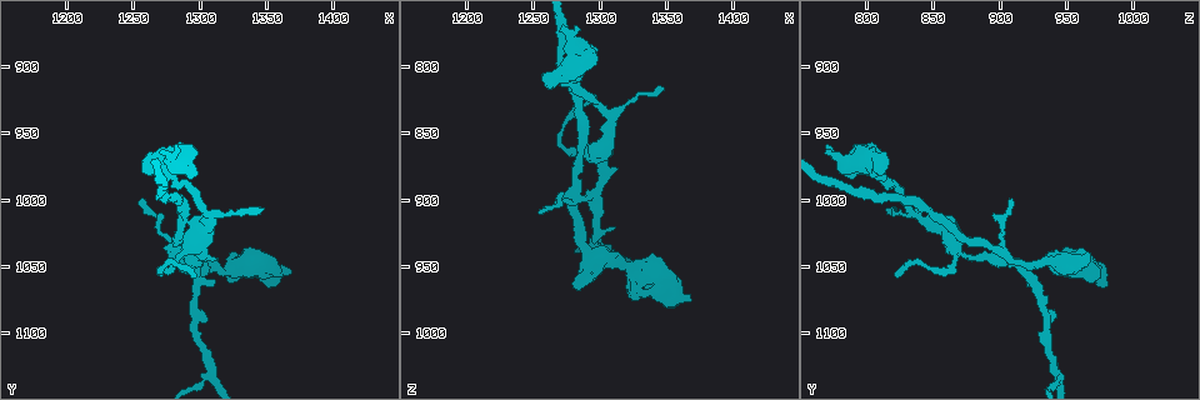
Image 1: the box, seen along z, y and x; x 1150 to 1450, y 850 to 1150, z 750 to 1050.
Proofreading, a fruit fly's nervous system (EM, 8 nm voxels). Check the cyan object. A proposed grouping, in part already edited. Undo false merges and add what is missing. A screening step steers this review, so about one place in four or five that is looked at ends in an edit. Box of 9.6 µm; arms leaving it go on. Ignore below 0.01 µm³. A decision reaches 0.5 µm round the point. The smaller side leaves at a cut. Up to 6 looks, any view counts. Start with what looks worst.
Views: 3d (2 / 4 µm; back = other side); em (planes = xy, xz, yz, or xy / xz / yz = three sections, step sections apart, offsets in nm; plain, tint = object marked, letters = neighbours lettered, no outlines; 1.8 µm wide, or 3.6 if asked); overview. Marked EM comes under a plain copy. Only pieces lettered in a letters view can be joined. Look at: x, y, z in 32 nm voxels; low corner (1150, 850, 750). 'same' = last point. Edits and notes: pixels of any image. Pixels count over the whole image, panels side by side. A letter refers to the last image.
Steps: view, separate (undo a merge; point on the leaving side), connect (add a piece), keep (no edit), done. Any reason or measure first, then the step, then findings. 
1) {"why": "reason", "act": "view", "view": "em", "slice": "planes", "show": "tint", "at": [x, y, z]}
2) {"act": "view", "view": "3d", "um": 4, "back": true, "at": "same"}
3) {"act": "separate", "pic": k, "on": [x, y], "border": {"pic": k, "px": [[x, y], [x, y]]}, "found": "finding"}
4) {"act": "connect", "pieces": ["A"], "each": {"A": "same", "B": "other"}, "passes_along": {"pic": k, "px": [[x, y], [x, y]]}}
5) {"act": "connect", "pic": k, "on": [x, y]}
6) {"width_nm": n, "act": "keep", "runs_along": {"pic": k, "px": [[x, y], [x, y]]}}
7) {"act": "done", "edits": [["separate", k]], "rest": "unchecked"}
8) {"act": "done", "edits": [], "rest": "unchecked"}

{"why": "calibre changes", "act": "view", "view": "em", "slice": "xy", "step": 16, "show": "letters", "at": [1294, 1046, 944]}

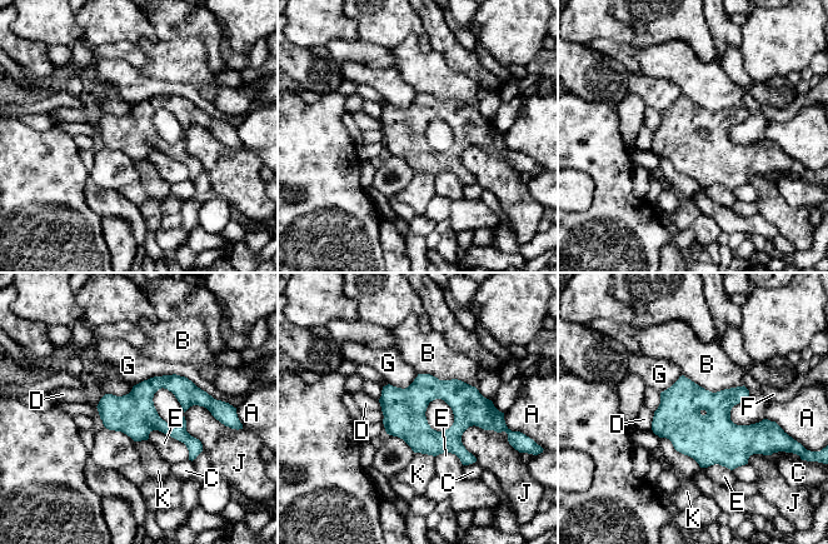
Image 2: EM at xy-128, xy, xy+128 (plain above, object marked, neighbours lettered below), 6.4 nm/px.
{"width_nm": 280, "act": "keep", "each": {"A": "other", "B": "other", "C": "other", "D": "other", "E": "other", "F": "other", "G": "other", "J": "other", "K": "other"}, "found": "continuous, no second cell"}

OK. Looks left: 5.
{"why": "free end", "act": "view", "view": "3d", "um": 4, "at": [1282, 958, 770]}

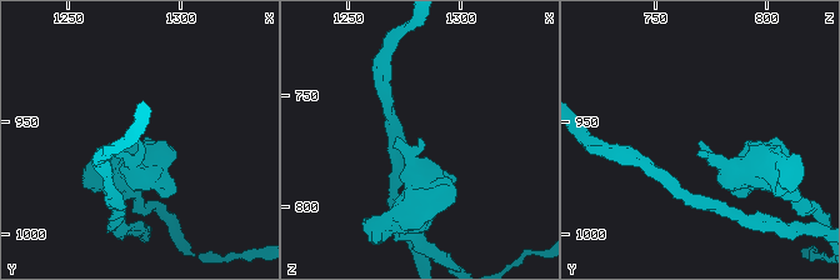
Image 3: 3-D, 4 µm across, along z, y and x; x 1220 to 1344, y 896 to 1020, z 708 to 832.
{"why": "shape alone is not enough", "act": "view", "view": "em", "slice": "planes", "show": "letters", "at": [1281, 958, 770]}

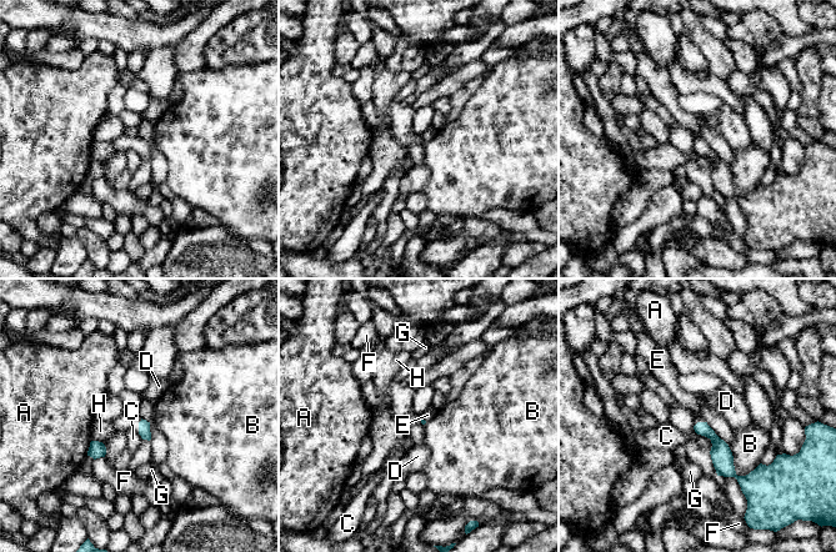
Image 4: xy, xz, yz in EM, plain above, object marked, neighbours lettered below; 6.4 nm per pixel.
{"act": "keep", "each": {"A": "other", "B": "other", "C": "other", "D": "other", "E": "other", "F": "other", "G": "other", "H": "other"}, "runs_along": {"pic": 4, "px": [[700, 425], [741, 480]]}, "found": "no lettered piece goes on from it"}

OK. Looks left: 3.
{"why": "an open end", "act": "view", "view": "em", "slice": "xz", "step": 4, "show": "letters", "at": [1368, 1054, 972]}

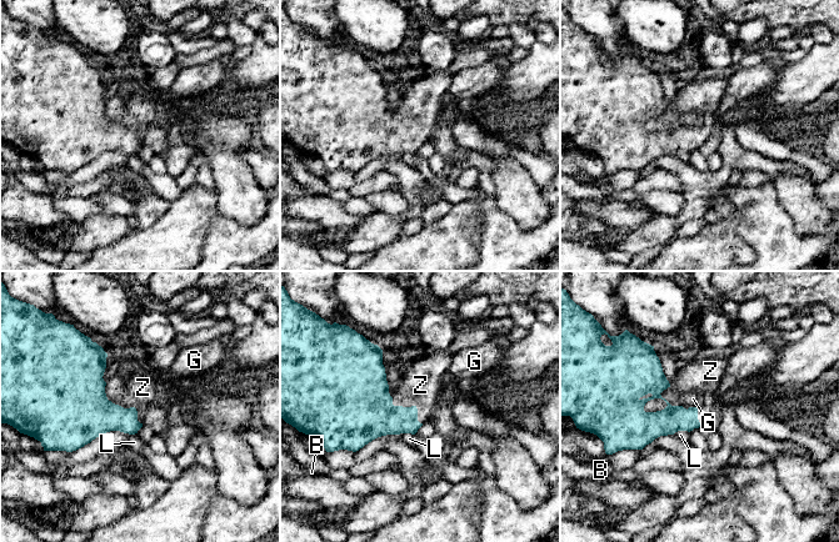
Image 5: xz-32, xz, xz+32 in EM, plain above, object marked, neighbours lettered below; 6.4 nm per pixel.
{"act": "view", "view": "em", "slice": "planes", "show": "letters", "at": "same"}

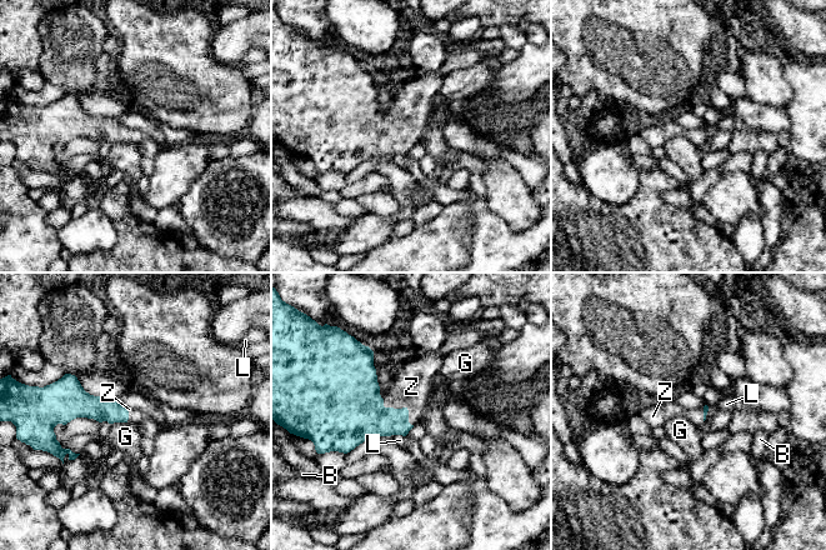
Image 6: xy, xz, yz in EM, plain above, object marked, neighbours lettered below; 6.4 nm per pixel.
{"longest_contact_nm": ["Z", 260], "act": "connect", "pieces": ["Z"], "each": {"B": "other", "G": "other", "L": "other", "Z": "same"}, "passes_along": {"pic": 6, "px": [[361, 413], [400, 409], [411, 386]]}, "found": "it goes on there"}

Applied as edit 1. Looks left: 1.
{"act": "done", "edits": [["connect", 6]], "rest": "unchecked"}

